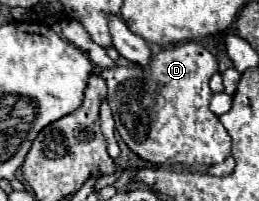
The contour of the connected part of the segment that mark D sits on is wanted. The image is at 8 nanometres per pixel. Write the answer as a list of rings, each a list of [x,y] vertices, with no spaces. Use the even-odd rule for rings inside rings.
[[[187,41],[173,49],[161,51],[151,59],[147,67],[133,65],[133,67],[115,67],[101,71],[101,77],[109,87],[107,101],[113,109],[117,131],[121,139],[127,143],[127,147],[141,159],[155,165],[183,163],[183,165],[211,167],[215,163],[223,163],[231,155],[231,137],[227,135],[219,117],[209,109],[209,101],[213,95],[209,89],[209,79],[217,71],[219,67],[215,55],[207,47],[195,41]]]

